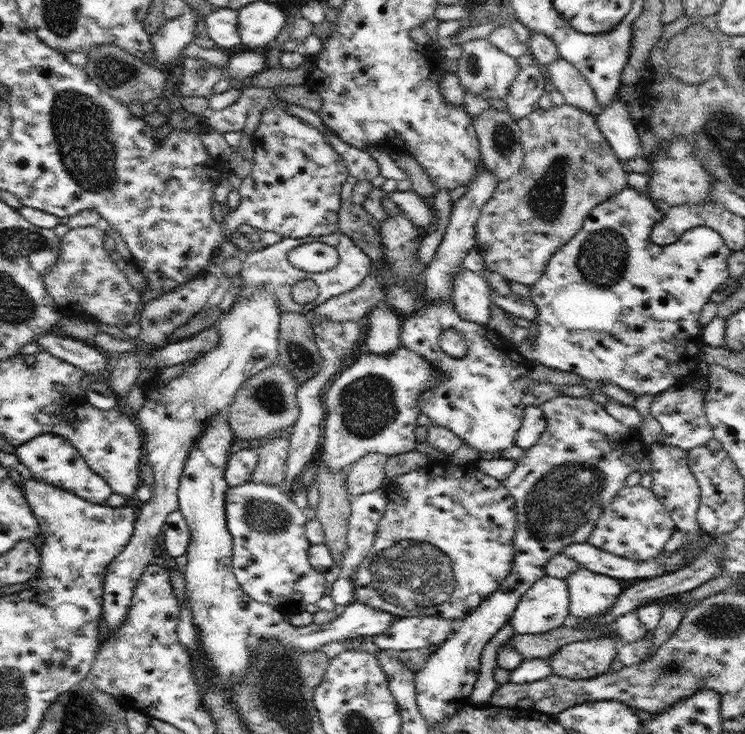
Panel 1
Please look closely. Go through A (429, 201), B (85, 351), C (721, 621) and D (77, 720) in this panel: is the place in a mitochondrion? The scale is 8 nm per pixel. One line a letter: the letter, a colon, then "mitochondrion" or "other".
A: other
B: other
C: mitochondrion
D: mitochondrion

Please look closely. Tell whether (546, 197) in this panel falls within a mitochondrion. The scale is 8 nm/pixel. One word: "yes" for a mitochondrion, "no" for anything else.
yes

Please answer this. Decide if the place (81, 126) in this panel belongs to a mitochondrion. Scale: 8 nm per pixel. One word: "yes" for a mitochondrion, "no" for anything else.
yes

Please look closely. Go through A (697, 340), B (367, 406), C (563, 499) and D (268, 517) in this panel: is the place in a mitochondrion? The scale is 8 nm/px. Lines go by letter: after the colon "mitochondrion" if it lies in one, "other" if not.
A: other
B: mitochondrion
C: mitochondrion
D: mitochondrion

